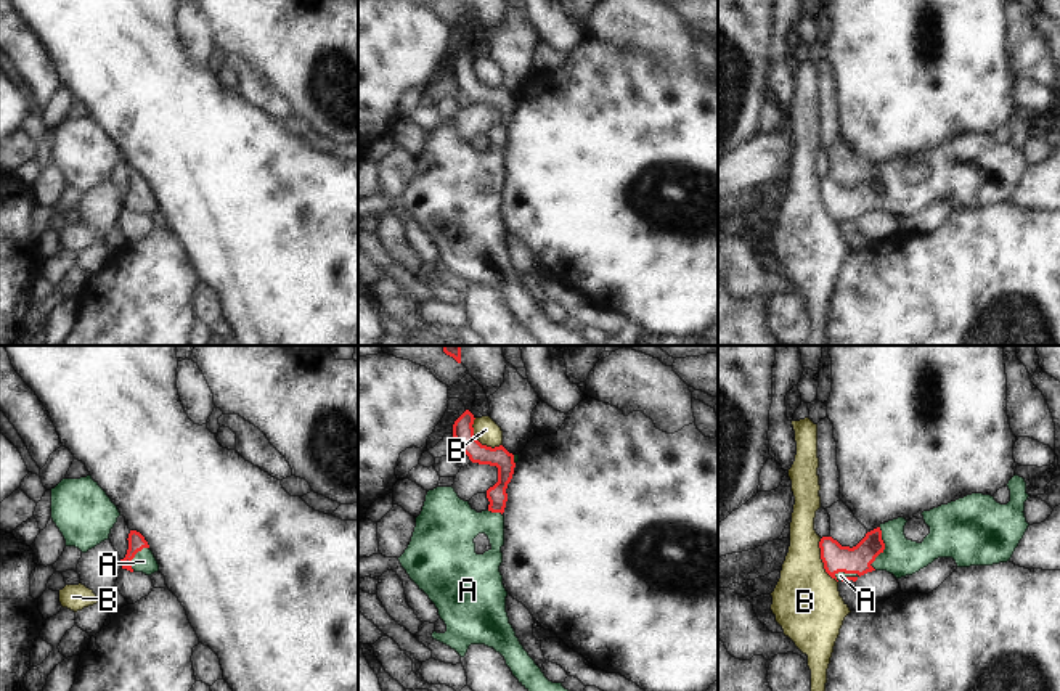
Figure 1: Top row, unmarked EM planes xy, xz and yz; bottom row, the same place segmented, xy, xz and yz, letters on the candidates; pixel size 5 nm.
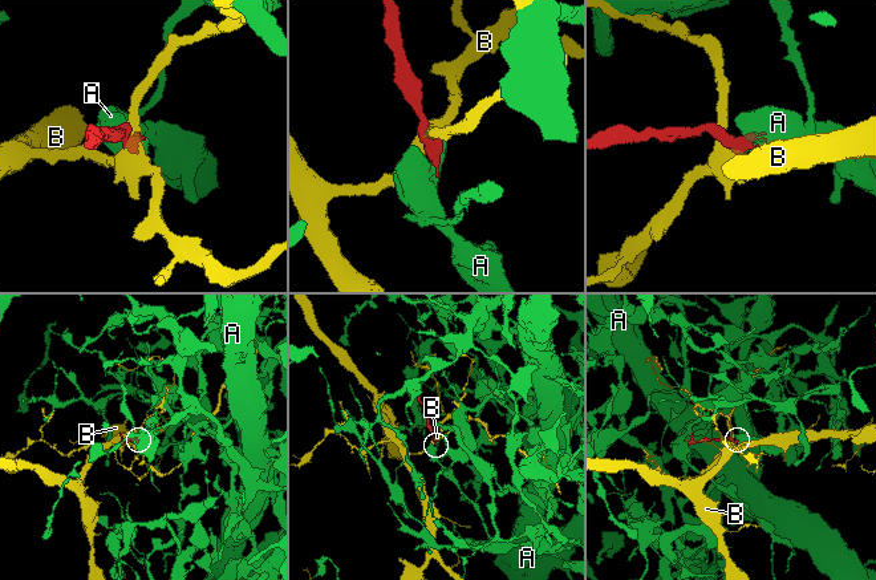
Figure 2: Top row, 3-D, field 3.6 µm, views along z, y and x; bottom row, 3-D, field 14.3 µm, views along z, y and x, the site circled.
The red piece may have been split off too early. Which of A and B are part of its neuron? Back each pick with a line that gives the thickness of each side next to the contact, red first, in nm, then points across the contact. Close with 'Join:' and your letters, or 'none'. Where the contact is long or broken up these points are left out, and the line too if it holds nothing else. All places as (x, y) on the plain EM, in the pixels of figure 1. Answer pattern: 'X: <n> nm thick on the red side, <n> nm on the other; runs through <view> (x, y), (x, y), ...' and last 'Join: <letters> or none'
A: 140 nm thick on the red side, 190 nm on the other; runs through yz (835, 198), (864, 198), (884, 188), (901, 196)
Join: A

